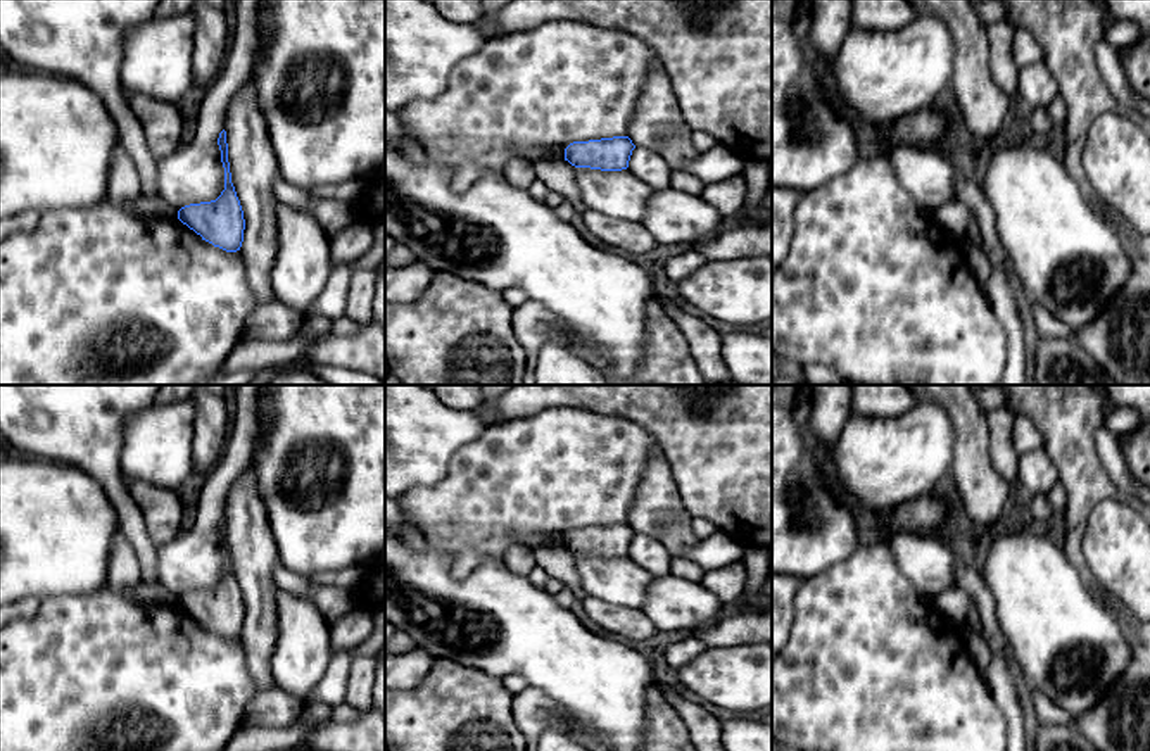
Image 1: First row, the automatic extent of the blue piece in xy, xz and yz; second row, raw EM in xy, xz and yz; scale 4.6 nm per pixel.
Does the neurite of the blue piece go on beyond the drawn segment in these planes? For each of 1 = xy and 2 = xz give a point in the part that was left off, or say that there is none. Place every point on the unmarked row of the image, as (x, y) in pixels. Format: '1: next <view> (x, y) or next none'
1: next none
2: next none

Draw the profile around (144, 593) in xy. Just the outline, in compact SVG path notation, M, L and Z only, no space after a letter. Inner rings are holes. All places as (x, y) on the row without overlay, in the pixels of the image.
M140 582L135 589L135 599L140 603L161 601L162 604L178 604L178 597L162 585L148 585L145 582Z

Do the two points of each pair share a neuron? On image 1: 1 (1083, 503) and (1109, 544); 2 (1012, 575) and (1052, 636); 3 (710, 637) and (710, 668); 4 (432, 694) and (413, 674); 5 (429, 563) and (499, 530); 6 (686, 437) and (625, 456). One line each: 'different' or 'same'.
1: different
2: same
3: different
4: different
5: different
6: different

